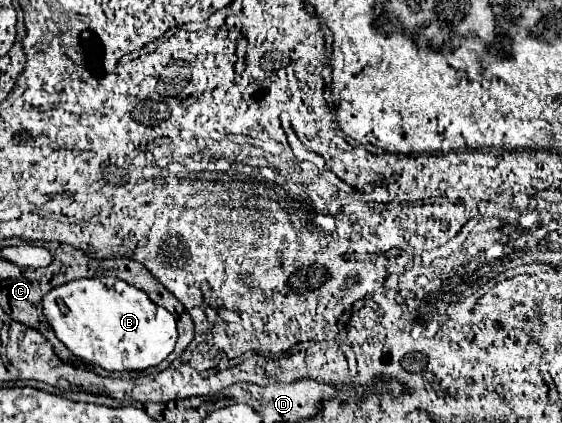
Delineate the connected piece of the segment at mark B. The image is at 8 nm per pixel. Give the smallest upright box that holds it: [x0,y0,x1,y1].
[41,278,177,372]

